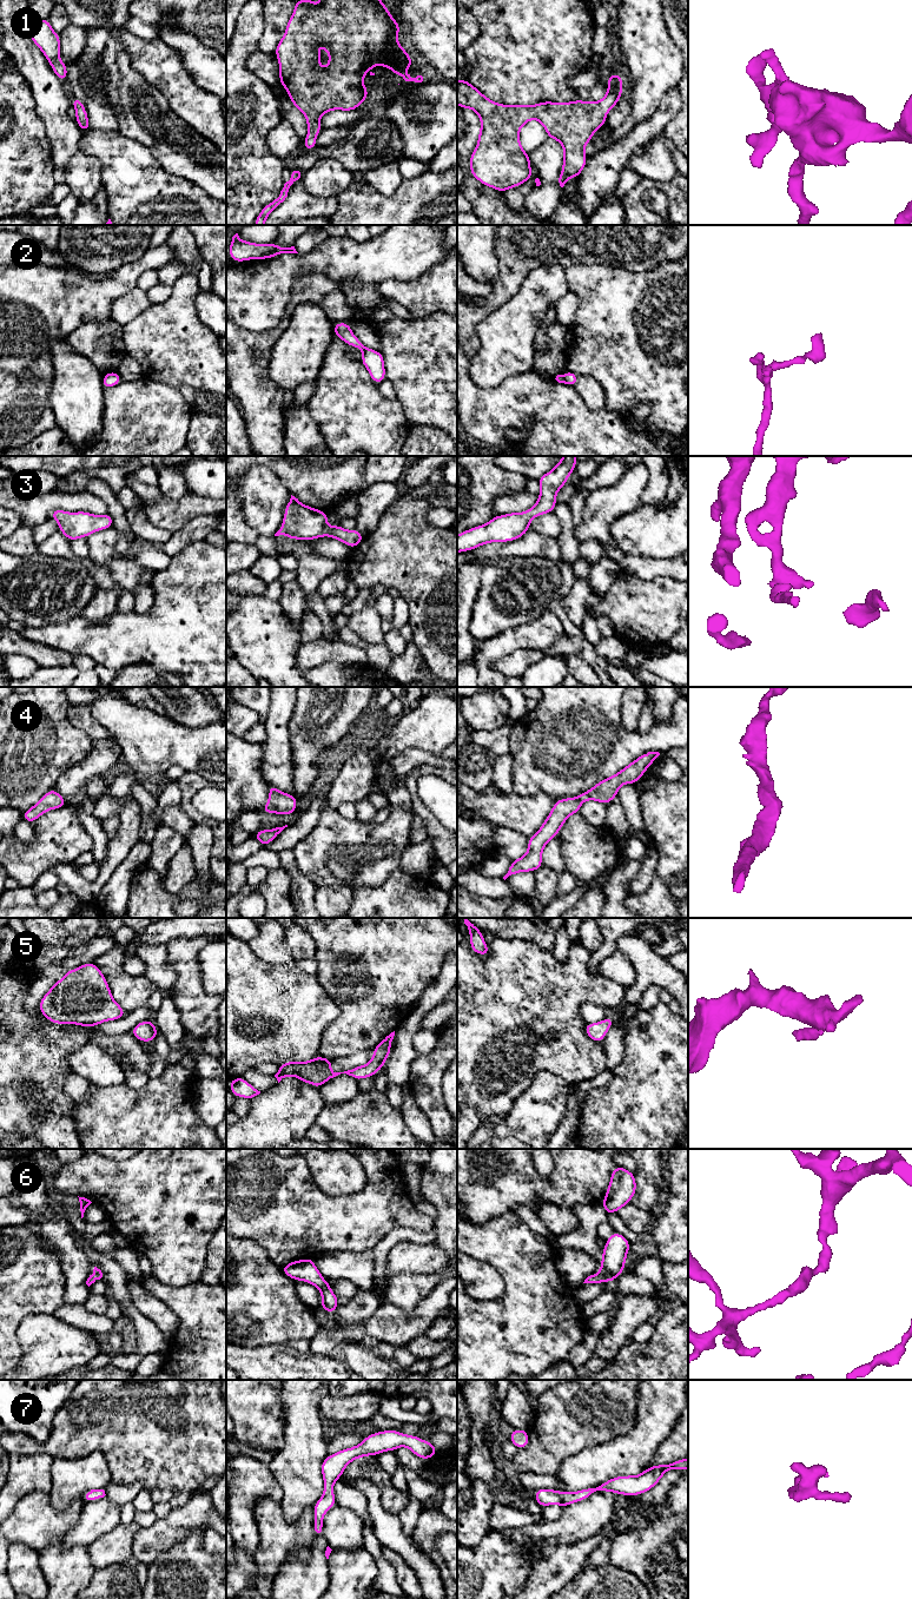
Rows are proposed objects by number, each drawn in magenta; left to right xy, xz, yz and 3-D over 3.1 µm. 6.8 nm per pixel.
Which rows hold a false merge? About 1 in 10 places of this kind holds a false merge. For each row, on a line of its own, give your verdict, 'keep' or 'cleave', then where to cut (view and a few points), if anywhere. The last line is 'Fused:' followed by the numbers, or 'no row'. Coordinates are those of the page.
1: keep | no cut
2: keep | no cut
3: keep | no cut
4: keep | no cut
5: keep | no cut
6: keep | no cut
7: keep | no cut
Fused: no row

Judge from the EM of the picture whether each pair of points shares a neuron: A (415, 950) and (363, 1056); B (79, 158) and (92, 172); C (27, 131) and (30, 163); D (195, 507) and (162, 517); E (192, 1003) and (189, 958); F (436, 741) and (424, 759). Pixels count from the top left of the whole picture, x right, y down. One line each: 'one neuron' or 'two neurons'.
A: two neurons
B: one neuron
C: one neuron
D: one neuron
E: one neuron
F: two neurons

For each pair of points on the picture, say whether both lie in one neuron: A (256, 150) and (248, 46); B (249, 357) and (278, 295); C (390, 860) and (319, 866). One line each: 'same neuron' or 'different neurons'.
A: same neuron
B: different neurons
C: same neuron

